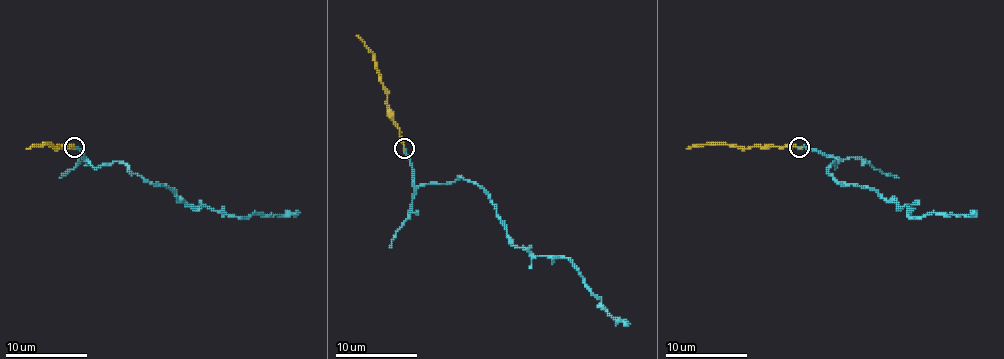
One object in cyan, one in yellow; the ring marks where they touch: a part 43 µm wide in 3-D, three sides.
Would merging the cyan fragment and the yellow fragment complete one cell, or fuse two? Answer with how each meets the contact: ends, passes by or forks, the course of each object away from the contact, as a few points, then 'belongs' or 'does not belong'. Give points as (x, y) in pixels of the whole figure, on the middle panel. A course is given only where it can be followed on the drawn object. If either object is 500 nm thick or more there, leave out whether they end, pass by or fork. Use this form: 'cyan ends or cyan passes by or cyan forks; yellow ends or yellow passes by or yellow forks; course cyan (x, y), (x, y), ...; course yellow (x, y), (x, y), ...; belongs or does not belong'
cyan ends; yellow ends; course cyan (404, 149), (416, 186), (473, 182), (515, 245), (566, 258), (603, 307), (630, 323); course yellow (404, 149), (375, 54), (356, 36); belongs

